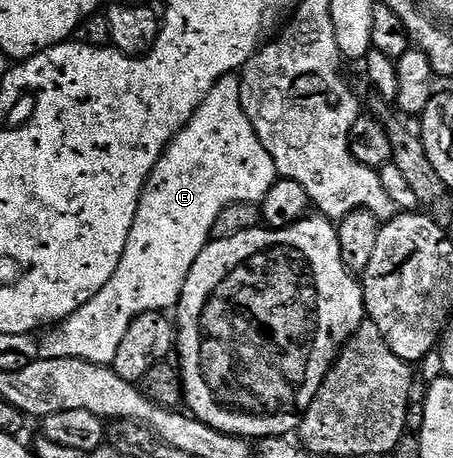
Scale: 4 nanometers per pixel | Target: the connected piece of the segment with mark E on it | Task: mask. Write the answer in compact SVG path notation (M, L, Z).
M234 74L220 79L218 85L207 94L207 99L192 113L191 119L175 134L168 147L163 149L163 156L143 185L137 217L113 277L88 303L81 305L81 309L44 334L48 335L39 343L38 358L80 359L90 363L114 364L121 340L125 338L125 333L129 333L129 325L137 316L147 311L167 313L170 307L171 310L178 308L179 296L183 294L189 269L193 269L193 261L197 261L212 238L211 231L218 215L227 206L237 202L262 204L269 189L273 189L277 172L273 157L269 157L265 145L261 145L243 108L239 85L240 80Z

